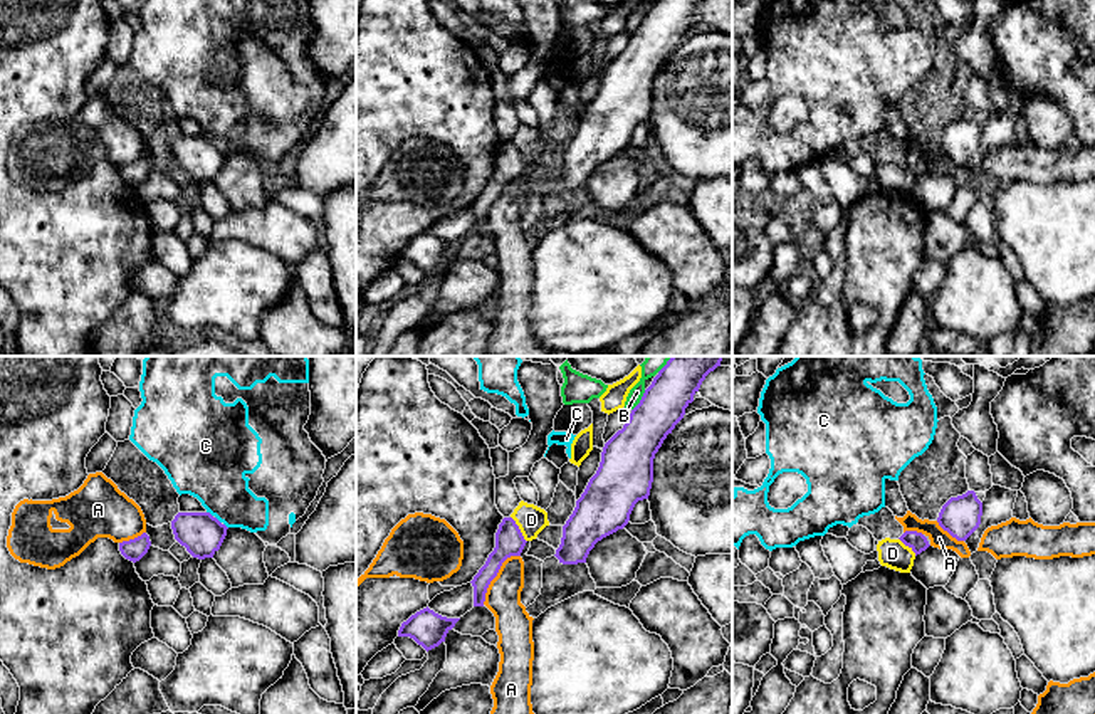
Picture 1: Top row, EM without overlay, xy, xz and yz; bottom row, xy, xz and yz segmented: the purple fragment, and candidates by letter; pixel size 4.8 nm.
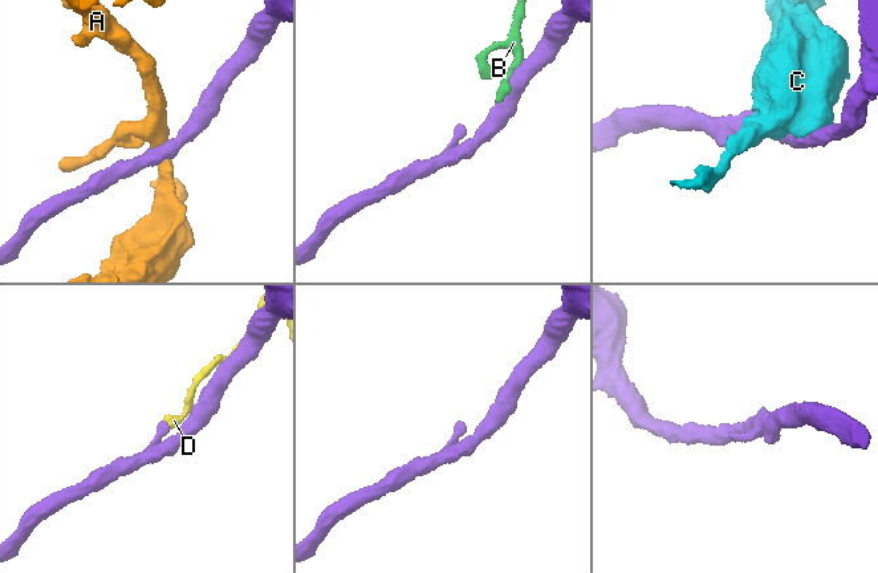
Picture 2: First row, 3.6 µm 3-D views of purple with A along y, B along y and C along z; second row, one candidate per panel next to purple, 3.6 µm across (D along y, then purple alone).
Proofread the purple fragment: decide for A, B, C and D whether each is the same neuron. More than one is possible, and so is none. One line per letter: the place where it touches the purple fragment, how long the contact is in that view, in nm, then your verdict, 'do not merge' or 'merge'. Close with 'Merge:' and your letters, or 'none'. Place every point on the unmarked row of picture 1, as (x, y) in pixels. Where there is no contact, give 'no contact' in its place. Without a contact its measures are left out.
A: contact xz (496, 199); length 300 nm; do not merge
B: contact xz (640, 24); length 120 nm; do not merge
C: contact xy (210, 138); length 40 nm; do not merge
D: contact xz (519, 153); length 150 nm; do not merge
Merge: none

